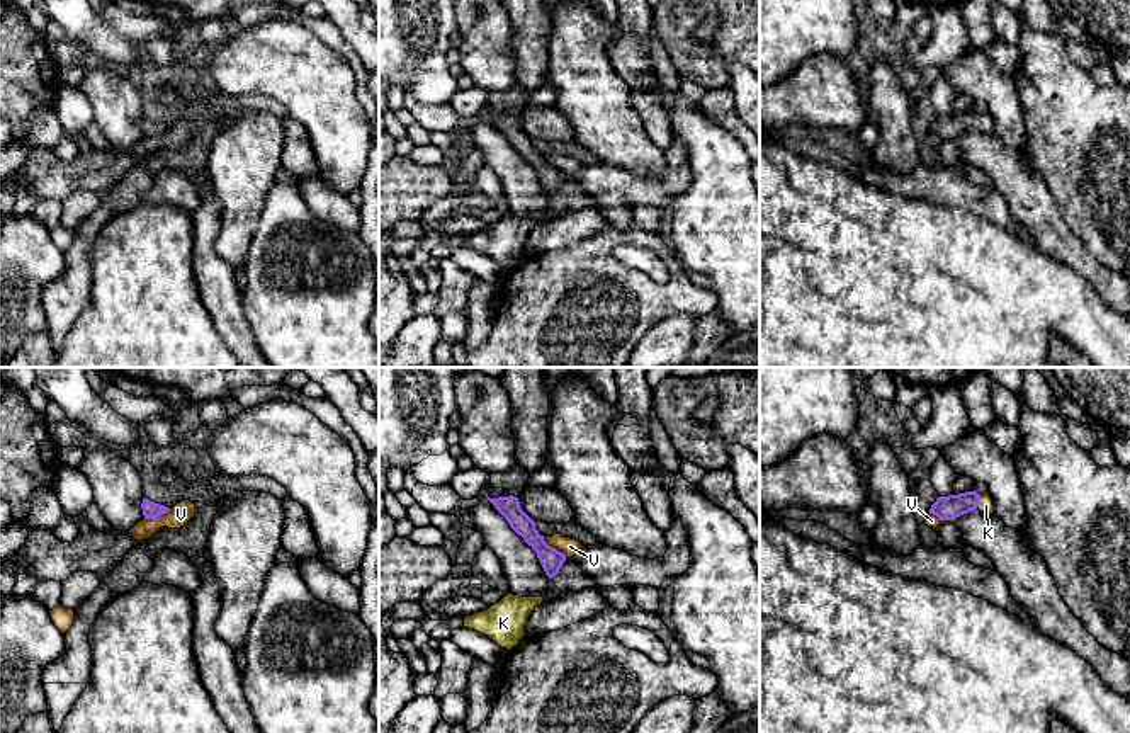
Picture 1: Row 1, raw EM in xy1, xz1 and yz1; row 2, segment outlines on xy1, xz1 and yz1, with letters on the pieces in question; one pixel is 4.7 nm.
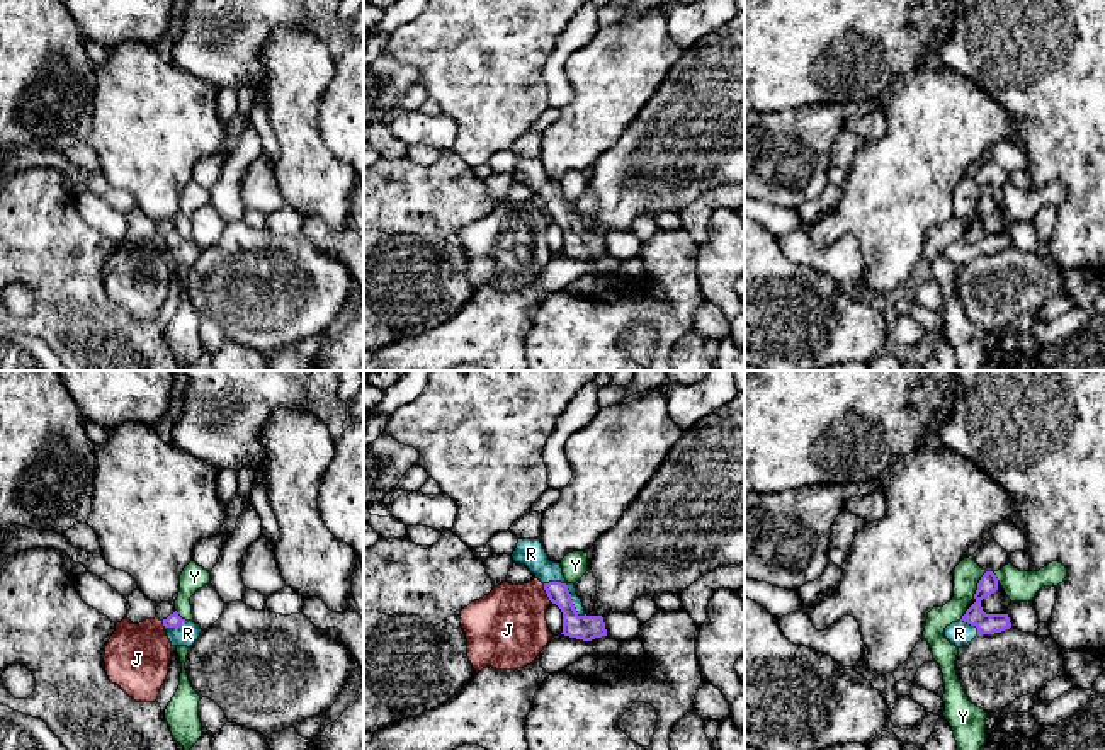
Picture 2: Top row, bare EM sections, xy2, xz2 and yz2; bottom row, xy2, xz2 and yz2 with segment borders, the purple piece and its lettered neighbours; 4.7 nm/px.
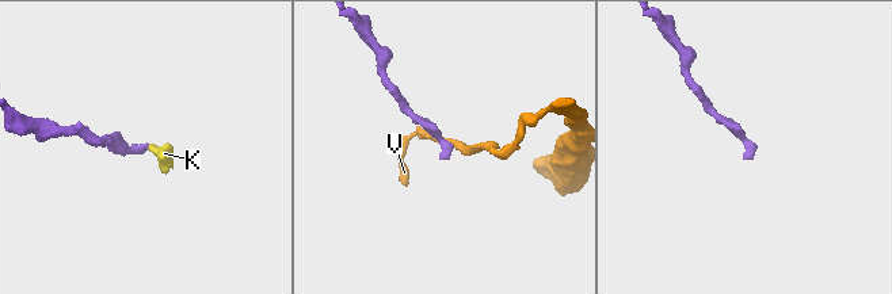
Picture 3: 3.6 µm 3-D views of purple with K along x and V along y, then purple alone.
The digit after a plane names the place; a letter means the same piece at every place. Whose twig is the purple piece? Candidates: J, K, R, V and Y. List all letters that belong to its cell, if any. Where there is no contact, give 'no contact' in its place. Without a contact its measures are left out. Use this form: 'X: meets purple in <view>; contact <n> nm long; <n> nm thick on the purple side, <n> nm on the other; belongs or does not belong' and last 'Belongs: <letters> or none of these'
J: meets purple in xz2; contact 100 nm long; 120 nm thick on the purple side, 380 nm on the other; does not belong
K: meets purple in yz1; contact 70 nm long; 120 nm thick on the purple side, 70 nm on the other; belongs
R: meets purple in xz2; contact 260 nm long; 120 nm thick on the purple side, 130 nm on the other; belongs
V: meets purple in xz1; contact 160 nm long; 110 nm thick on the purple side, 80 nm on the other; does not belong
Y: meets purple in yz2; contact 140 nm long; 100 nm thick on the purple side, 130 nm on the other; does not belong
Belongs: K, R

